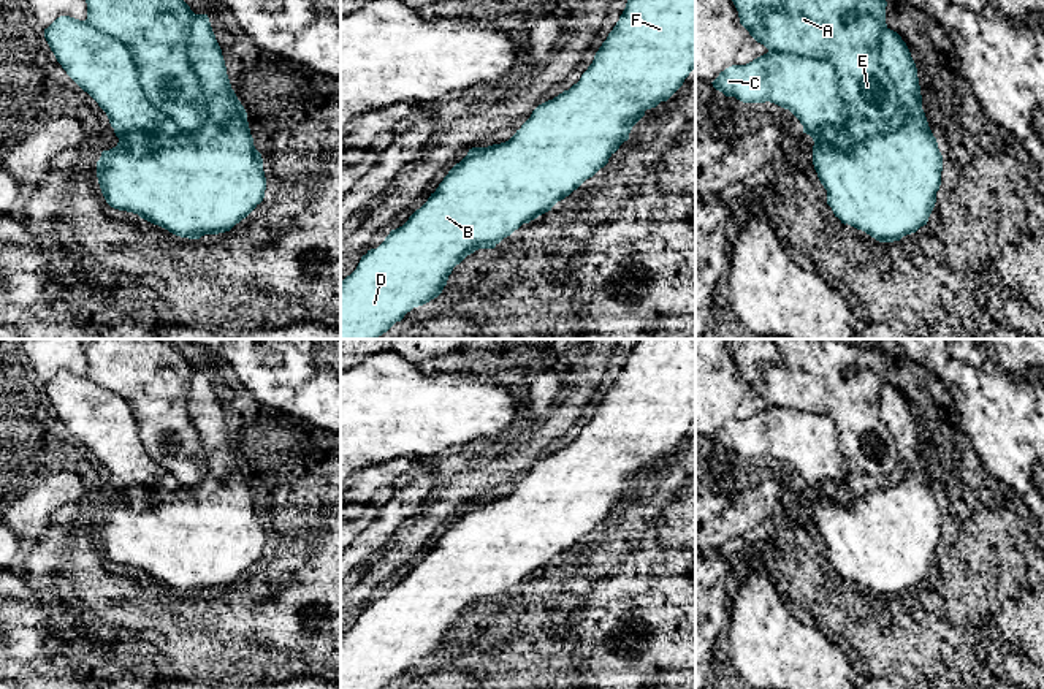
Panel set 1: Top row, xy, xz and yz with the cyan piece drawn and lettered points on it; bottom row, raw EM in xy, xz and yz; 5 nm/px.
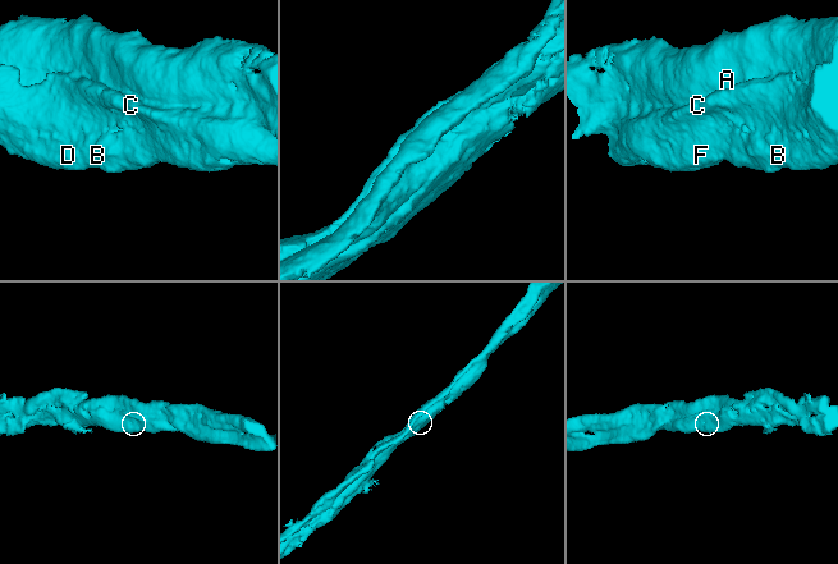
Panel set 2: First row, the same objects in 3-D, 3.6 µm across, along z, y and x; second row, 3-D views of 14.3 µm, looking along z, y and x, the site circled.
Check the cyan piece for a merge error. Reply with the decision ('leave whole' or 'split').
leave whole

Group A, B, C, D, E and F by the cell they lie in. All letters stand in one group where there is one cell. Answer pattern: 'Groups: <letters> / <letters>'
Groups: A B C D E F

